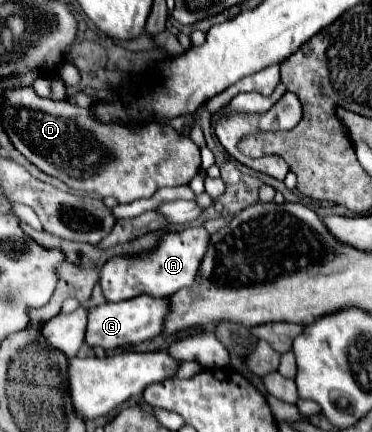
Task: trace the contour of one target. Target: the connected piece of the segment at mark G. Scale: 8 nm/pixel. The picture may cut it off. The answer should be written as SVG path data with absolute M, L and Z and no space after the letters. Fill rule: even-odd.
M141 295L141 297L119 301L119 303L103 303L97 307L89 307L85 343L89 347L103 347L105 351L113 351L117 347L137 345L141 341L153 339L161 333L165 307L167 307L167 299L153 299L149 295Z

